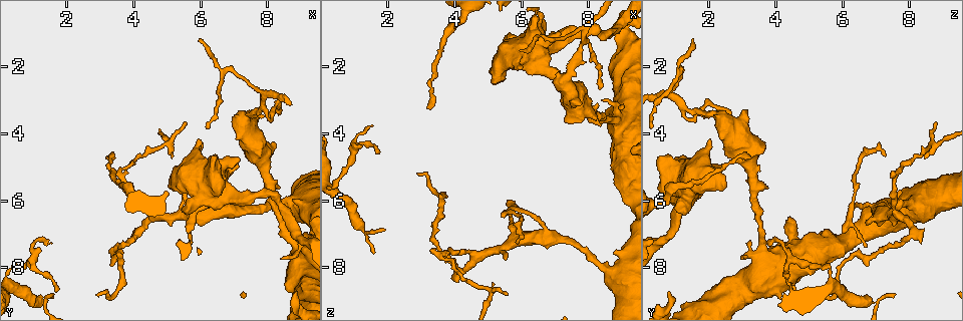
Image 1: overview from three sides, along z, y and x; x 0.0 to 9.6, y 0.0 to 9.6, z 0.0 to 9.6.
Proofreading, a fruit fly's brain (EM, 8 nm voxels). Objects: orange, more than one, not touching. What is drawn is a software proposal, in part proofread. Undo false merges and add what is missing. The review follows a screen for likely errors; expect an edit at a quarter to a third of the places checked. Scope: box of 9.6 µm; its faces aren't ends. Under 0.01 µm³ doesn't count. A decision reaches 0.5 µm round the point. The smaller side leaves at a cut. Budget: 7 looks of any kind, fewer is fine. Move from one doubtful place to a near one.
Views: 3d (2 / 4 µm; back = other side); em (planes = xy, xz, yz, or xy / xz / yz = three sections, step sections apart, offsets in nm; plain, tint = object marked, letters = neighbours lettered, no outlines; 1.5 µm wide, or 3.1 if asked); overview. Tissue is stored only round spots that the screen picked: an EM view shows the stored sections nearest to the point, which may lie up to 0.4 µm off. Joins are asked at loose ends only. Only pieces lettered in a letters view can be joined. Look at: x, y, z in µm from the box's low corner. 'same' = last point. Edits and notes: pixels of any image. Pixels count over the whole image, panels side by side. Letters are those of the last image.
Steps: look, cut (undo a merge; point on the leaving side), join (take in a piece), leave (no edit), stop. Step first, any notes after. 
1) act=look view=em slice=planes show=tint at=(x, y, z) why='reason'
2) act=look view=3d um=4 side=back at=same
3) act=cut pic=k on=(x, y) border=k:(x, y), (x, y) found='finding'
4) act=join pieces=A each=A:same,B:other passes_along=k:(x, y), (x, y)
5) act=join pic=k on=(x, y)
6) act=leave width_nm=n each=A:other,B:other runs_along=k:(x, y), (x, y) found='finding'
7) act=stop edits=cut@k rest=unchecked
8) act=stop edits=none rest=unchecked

act=look view=em slice=planes show=letters at=(3.30, 5.25, 7.45) why='tapers out'

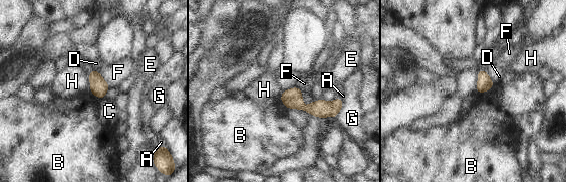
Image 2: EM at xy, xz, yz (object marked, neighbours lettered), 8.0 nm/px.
act=leave width_nm=120 longest_contact=D:190nm each=A:other,B:other,C:other,D:other,E:other,F:other,G:other,H:other found='none of them fits'

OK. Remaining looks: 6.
act=look view=3d um=2 side=back at=(5.10, 4.70, 8.45) why='branch stops here'

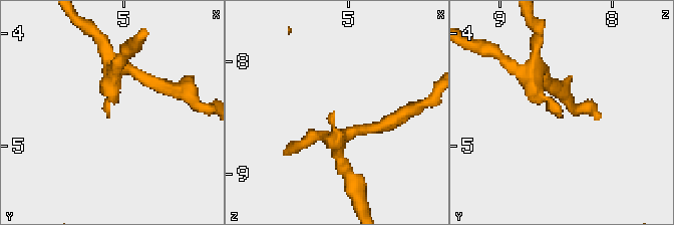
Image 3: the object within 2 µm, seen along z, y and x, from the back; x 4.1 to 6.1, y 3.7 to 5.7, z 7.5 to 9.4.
act=look view=em slice=planes show=letters at=(5.16, 4.72, 8.46) why='need the tissue'

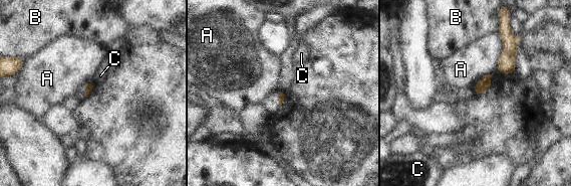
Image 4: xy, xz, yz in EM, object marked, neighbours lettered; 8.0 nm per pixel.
act=leave each=A:other,B:other,C:other border=4:(498, 32), (502, 52), (495, 71) found='none of them fits'

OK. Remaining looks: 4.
act=look view=em slice=planes show=tint at=(7.10, 5.00, 2.20) why='an open end'

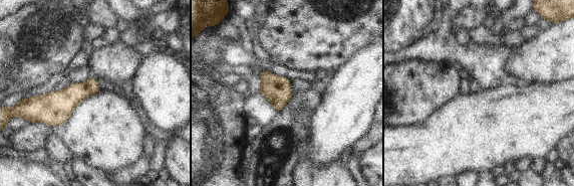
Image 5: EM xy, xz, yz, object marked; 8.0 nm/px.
act=look view=em slice=planes show=letters at=same

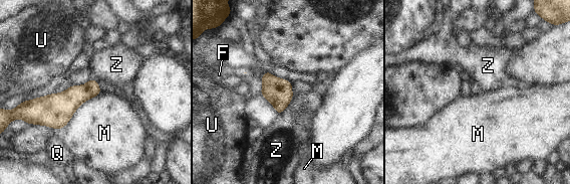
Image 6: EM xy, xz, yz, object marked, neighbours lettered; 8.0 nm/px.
act=leave longest_contact=M:440nm each=F:other,M:other,Q:other,U:other,Z:other border=6:(100, 93), (84, 101), (59, 129) found='no lettered piece goes on from it'

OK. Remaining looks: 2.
act=stop edits=none rest=unchecked

